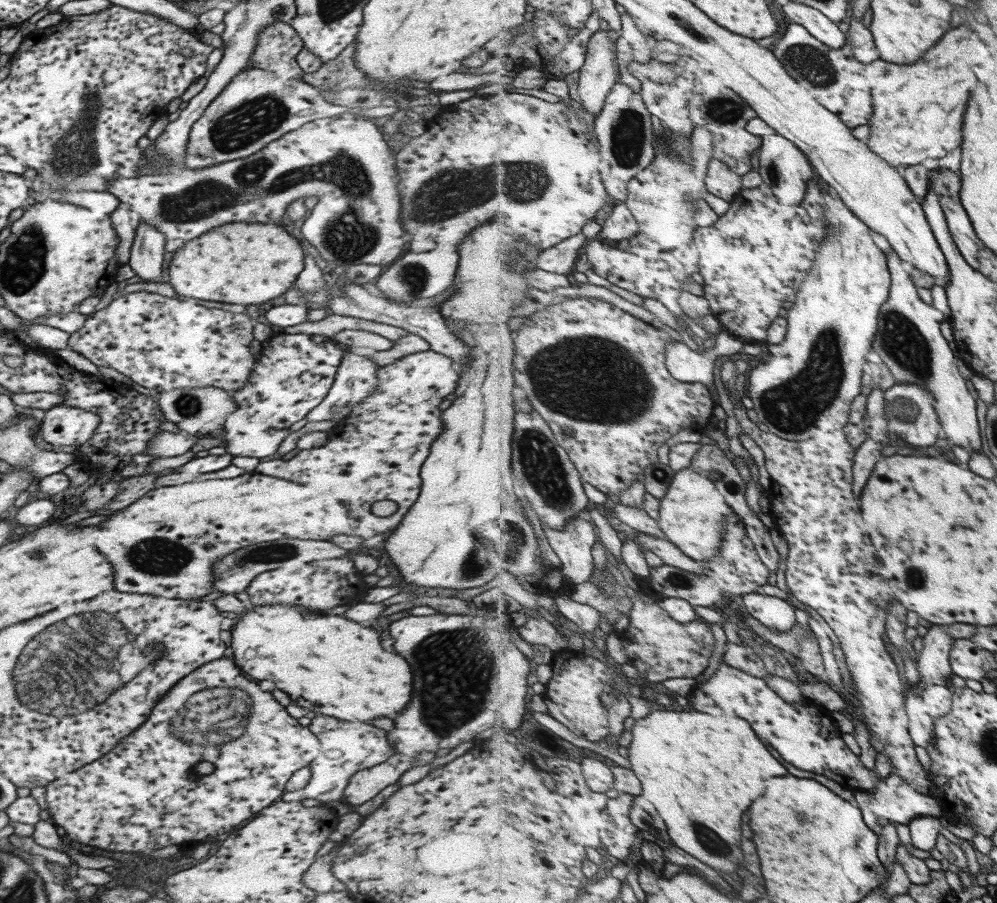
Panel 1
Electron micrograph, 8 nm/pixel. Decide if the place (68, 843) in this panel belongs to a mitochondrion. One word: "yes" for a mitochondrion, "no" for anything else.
no

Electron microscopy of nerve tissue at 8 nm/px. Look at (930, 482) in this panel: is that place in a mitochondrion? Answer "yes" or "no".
no

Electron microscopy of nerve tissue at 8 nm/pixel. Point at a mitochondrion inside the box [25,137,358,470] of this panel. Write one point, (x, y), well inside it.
(187, 406)

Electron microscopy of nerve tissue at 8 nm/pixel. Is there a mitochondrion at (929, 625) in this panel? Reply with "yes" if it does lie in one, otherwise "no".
no

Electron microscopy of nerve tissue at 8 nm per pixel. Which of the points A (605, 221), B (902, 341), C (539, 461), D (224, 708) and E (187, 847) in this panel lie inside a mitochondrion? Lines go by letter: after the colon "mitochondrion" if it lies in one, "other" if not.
A: other
B: mitochondrion
C: mitochondrion
D: mitochondrion
E: other

